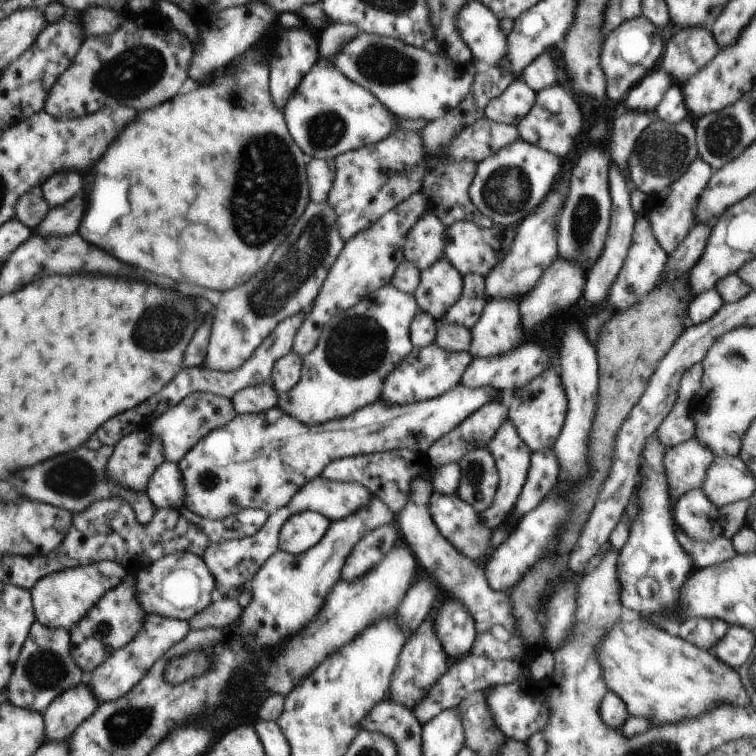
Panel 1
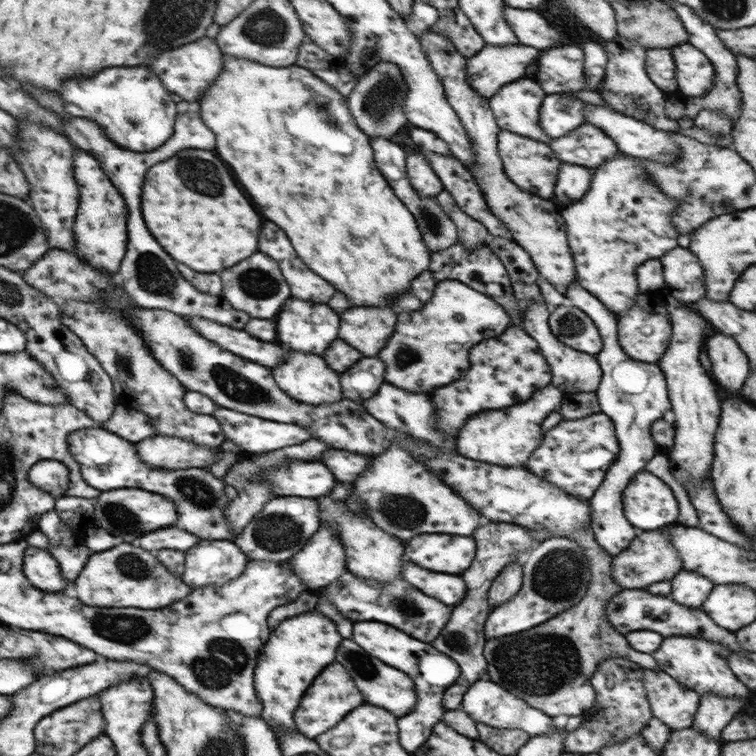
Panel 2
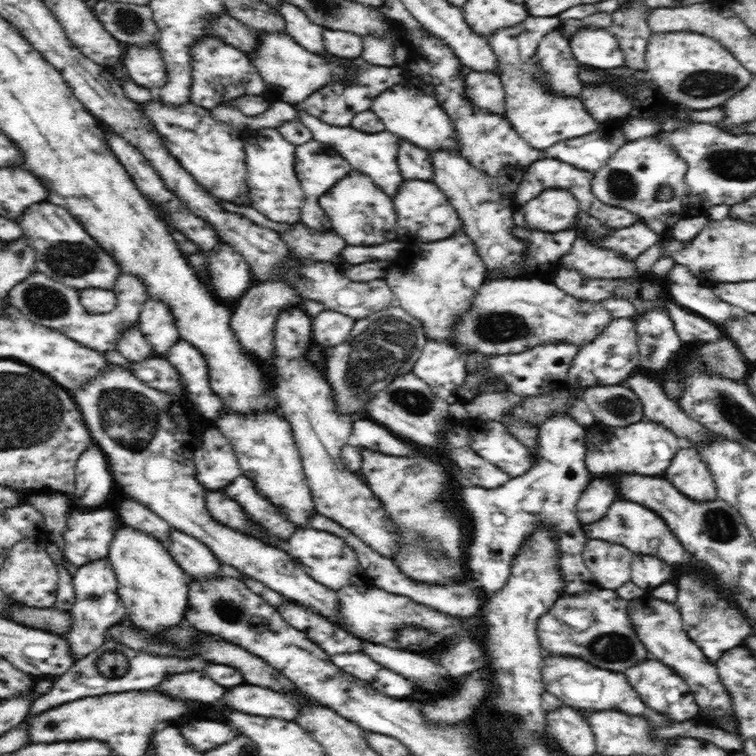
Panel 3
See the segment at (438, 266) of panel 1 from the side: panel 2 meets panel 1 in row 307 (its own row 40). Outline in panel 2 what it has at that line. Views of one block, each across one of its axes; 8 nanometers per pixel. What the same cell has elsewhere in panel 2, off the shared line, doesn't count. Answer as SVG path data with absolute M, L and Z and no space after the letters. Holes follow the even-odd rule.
M430 29L422 33L419 40L426 58L443 84L450 106L458 115L470 137L470 143L472 143L476 156L474 156L474 164L468 170L472 172L474 181L481 187L490 210L511 231L512 241L518 243L530 254L539 275L549 280L556 290L564 295L567 287L574 279L577 279L577 274L560 207L554 204L553 200L543 199L522 190L506 176L501 156L498 154L498 133L501 129L490 108L489 98L478 95L478 91L474 91L468 83L469 80L466 78L467 57L458 52L454 43L446 35L435 33Z

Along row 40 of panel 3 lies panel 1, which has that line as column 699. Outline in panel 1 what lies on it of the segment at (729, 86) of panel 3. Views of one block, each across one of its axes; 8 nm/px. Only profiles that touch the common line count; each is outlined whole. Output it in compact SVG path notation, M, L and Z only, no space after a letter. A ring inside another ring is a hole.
M628 608L622 610L622 618L607 633L597 655L609 690L625 702L630 716L644 716L648 718L652 727L673 725L686 719L698 718L720 705L751 706L749 692L742 684L737 669L722 662L712 650L698 648L687 640L680 640L662 630L656 630L648 624L646 618L642 620L638 612Z

